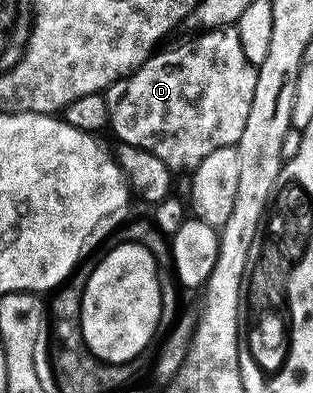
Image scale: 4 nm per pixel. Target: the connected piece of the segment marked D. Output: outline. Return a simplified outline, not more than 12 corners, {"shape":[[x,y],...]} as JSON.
{"shape":[[234,25],[105,95],[116,140],[194,172],[238,144],[259,73]]}

